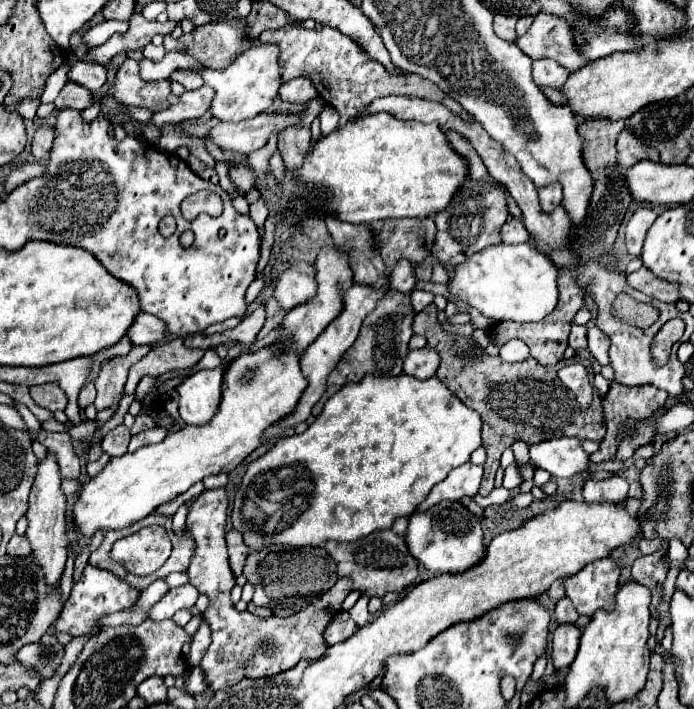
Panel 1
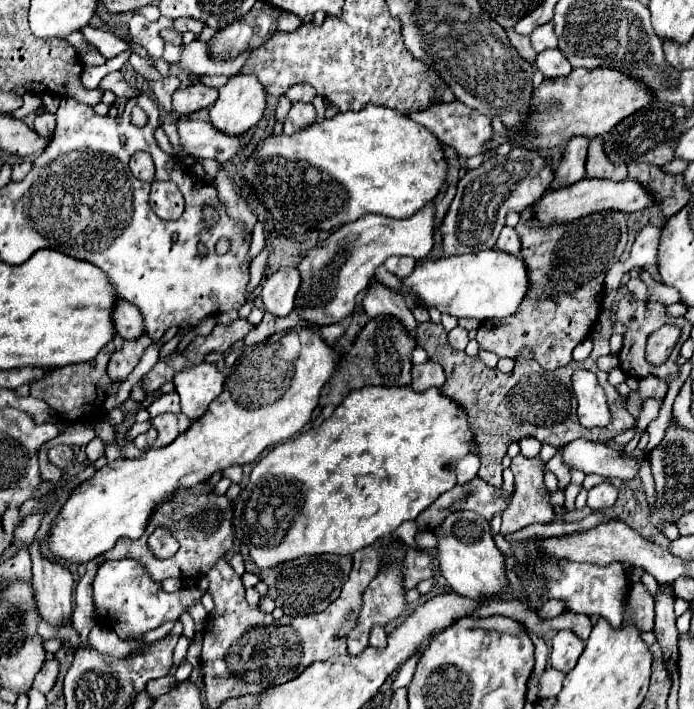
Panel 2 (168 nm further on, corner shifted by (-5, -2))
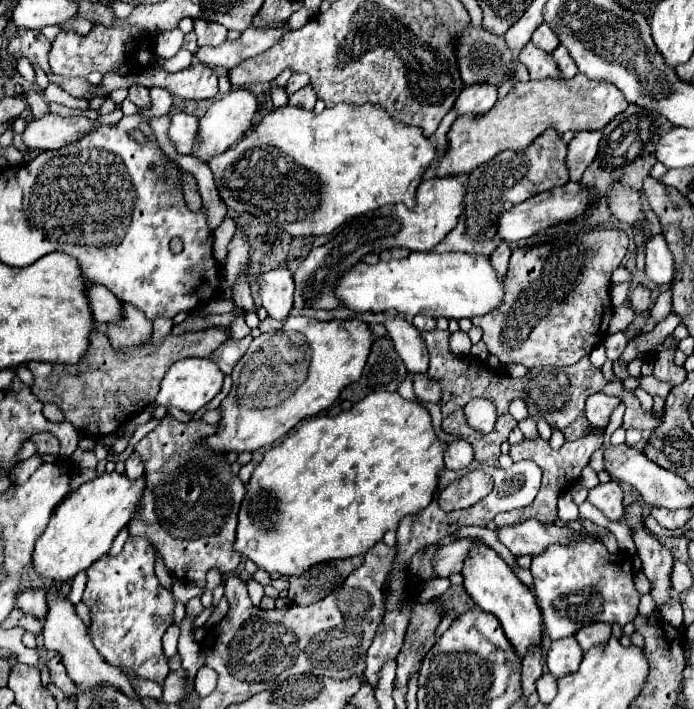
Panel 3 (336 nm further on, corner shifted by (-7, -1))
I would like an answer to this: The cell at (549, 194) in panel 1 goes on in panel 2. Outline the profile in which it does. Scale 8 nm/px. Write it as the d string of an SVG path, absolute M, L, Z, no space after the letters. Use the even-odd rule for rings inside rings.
M571 138L559 168L555 170L555 178L549 186L549 190L559 190L565 186L571 186L575 182L579 182L581 178L585 178L585 158L587 158L587 138Z

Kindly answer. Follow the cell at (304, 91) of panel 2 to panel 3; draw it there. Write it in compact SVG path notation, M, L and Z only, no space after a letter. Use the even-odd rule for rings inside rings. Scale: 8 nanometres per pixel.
M293 73L291 79L287 81L285 91L287 91L287 95L293 95L293 93L299 91L301 87L305 87L307 83L309 83L309 75L305 75L305 73Z

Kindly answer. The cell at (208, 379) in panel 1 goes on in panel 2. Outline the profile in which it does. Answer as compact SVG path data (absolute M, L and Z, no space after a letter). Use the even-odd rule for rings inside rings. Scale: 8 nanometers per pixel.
M199 364L175 376L173 384L181 396L181 412L189 420L199 420L207 406L223 392L225 376L213 364Z

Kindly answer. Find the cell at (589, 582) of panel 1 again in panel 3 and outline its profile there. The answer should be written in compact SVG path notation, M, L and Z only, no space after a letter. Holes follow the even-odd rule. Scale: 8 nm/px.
M583 539L569 545L551 545L533 557L533 591L543 613L545 631L551 639L575 635L589 623L617 623L625 627L639 613L639 591L633 583L631 559L613 555L599 539Z

